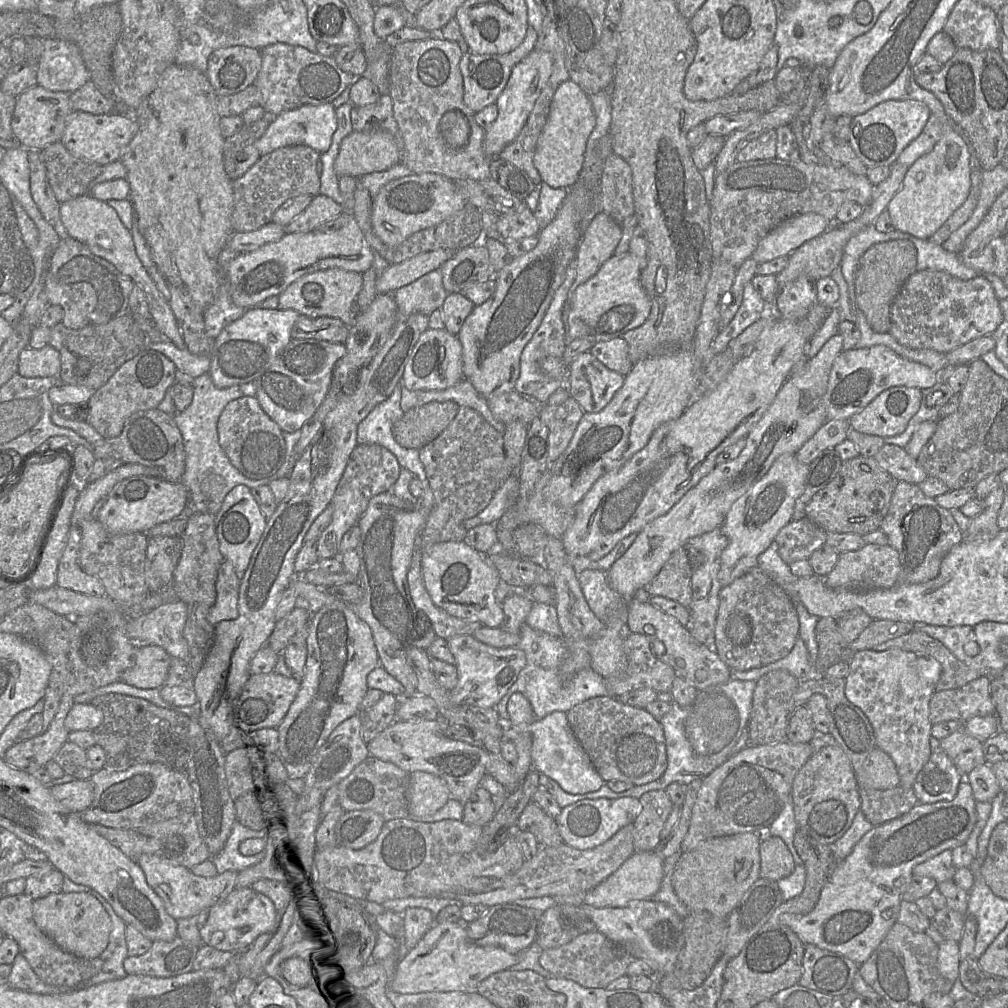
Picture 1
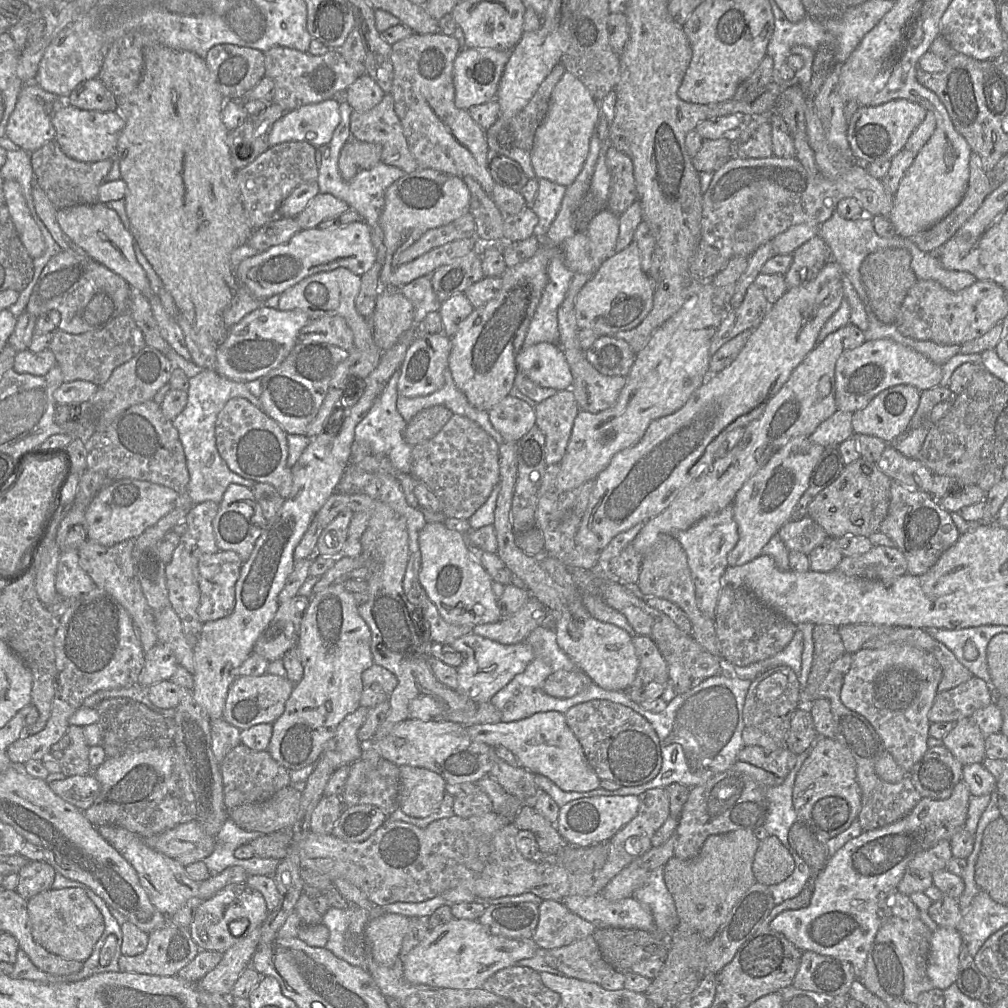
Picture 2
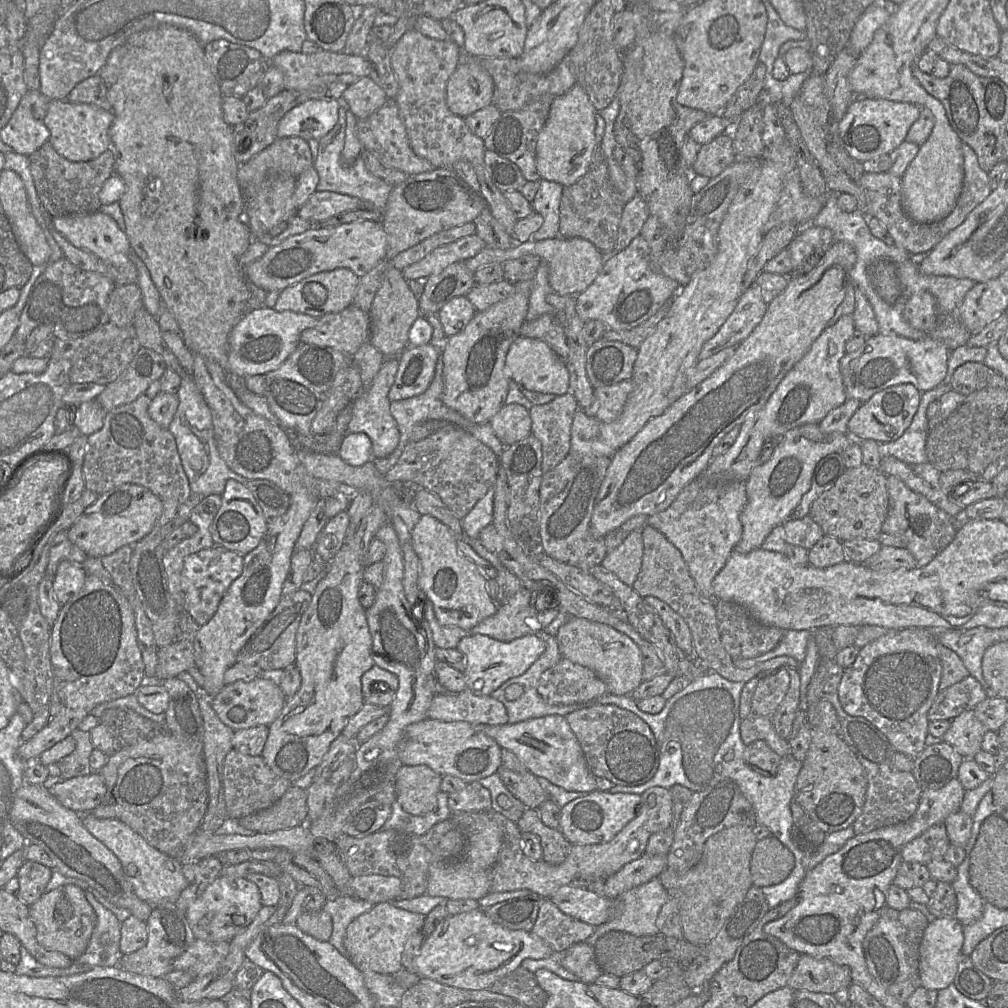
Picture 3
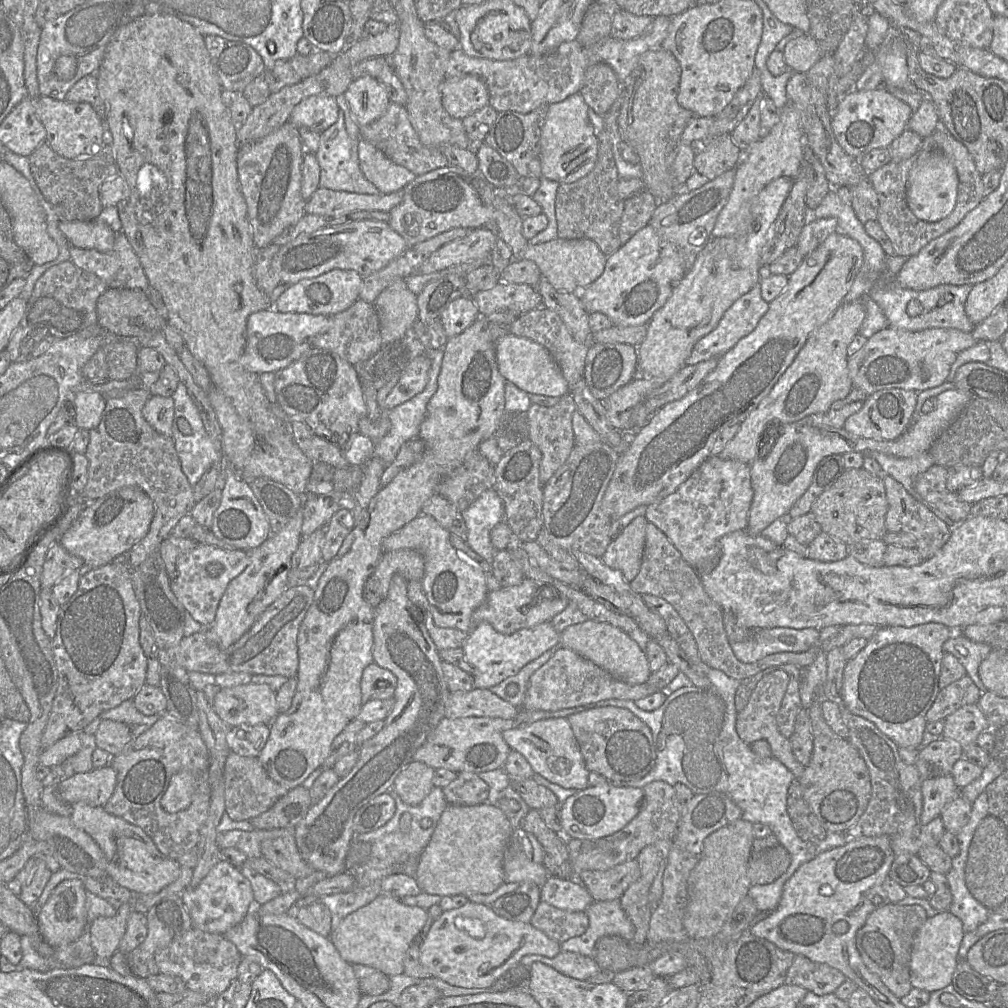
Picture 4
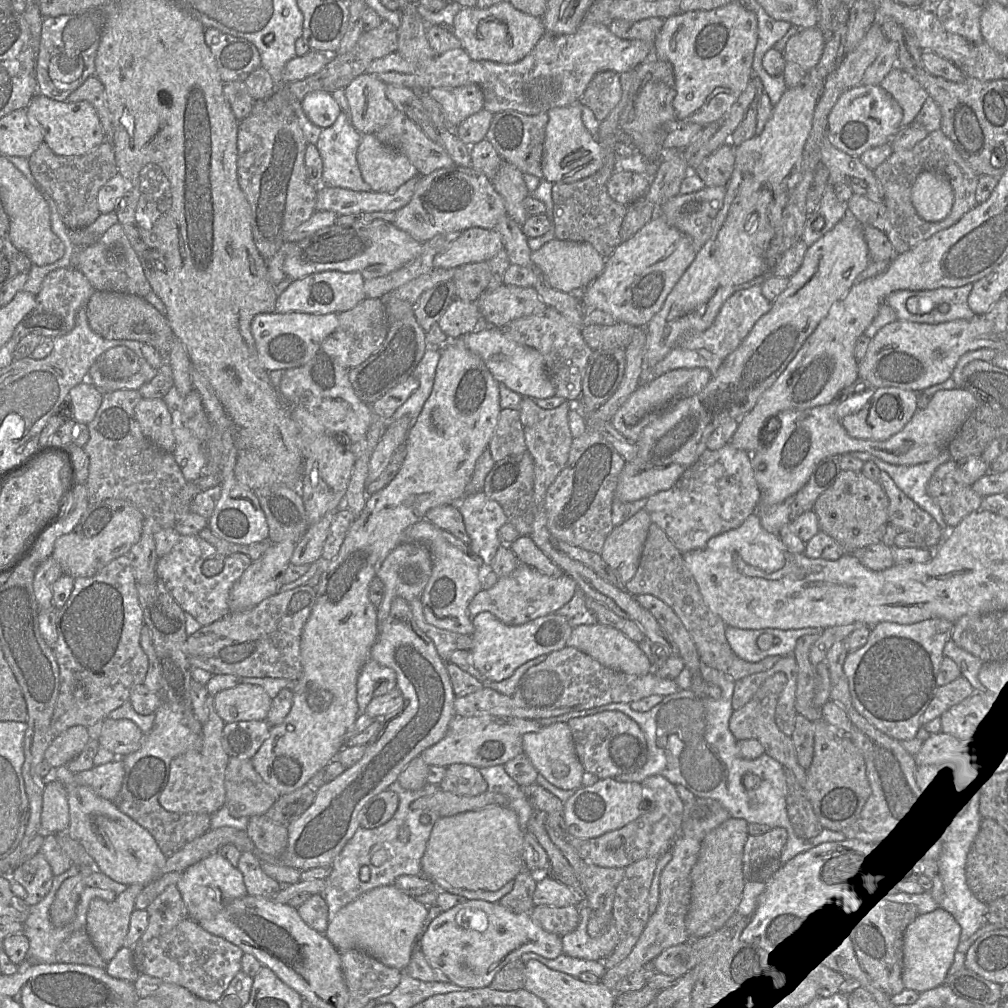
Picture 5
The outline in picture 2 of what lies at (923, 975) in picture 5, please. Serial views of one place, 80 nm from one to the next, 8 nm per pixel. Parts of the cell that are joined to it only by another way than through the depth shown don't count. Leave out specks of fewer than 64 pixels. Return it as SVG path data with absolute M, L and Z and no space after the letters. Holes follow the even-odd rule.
M938 927L932 932L927 975L934 988L945 990L956 981L962 945L958 929Z

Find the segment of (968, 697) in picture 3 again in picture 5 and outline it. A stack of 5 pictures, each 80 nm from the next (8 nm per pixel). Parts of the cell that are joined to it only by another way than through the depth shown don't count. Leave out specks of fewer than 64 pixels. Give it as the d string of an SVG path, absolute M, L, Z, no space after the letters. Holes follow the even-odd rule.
M960 676L949 684L939 686L932 702L921 717L921 727L940 716L952 706L975 692L970 682Z

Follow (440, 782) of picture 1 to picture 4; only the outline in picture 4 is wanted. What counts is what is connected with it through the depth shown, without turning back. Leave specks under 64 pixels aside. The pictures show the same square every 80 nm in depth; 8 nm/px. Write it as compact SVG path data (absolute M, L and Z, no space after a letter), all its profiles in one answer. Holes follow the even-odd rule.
M411 761L397 775L392 788L405 804L417 806L434 787L434 772L435 769L423 762Z

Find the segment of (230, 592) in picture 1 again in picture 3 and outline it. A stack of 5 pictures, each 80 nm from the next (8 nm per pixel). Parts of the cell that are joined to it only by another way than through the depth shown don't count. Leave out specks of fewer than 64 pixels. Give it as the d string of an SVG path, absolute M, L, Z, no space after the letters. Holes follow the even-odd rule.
M221 546L203 549L184 561L181 586L184 592L184 612L199 625L207 624L217 612L230 585L242 574L244 556Z

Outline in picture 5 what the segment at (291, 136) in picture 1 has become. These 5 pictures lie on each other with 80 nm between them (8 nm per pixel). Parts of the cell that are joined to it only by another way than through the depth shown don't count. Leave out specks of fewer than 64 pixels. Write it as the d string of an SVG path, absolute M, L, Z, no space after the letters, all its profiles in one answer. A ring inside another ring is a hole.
M311 92L301 100L303 111L309 120L320 128L334 124L341 108L328 92Z

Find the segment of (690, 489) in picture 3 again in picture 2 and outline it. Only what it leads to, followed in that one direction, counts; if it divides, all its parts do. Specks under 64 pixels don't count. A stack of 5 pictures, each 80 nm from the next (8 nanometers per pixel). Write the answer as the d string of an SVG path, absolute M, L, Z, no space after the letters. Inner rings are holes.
M732 504L727 505L717 513L700 519L687 530L674 533L673 536L687 555L691 579L695 586L697 606L705 616L715 621L715 609L722 587L722 575L728 567L727 555L739 539Z

